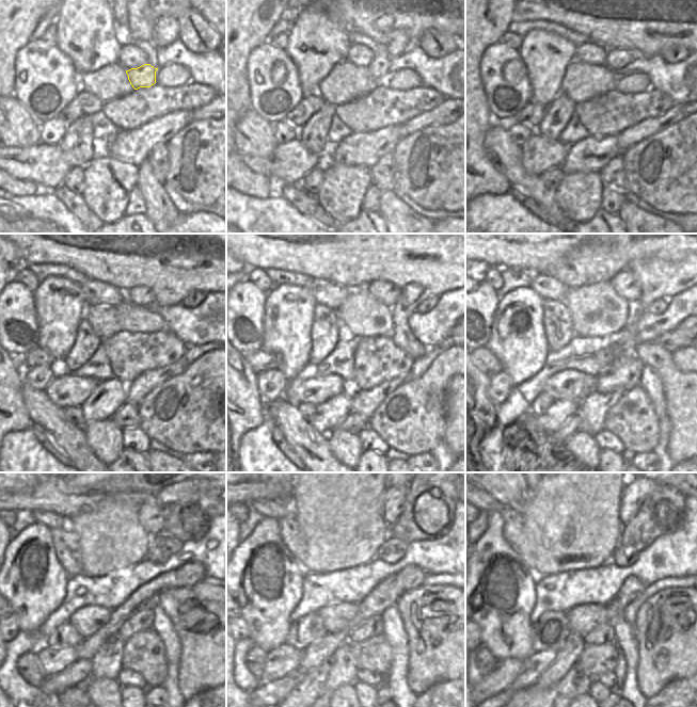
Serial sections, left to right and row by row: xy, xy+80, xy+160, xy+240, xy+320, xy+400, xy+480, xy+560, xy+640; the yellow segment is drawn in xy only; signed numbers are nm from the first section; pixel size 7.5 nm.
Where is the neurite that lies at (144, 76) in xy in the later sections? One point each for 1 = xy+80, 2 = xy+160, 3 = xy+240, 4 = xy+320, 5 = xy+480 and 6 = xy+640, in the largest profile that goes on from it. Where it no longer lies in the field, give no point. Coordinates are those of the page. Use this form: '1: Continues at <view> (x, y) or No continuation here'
1: Continues at xy+80 (378, 68)
2: Continues at xy+160 (616, 59)
3: Continues at xy+240 (142, 295)
4: Continues at xy+320 (387, 293)
5: Continues at xy+480 (151, 515)
6: Continues at xy+640 (634, 494)

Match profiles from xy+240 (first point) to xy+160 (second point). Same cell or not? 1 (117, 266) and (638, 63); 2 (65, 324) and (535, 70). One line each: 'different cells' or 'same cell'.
1: different cells
2: same cell

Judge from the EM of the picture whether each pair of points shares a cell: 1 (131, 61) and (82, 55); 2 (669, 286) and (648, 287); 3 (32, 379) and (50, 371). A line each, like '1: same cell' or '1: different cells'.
1: different cells
2: same cell
3: same cell

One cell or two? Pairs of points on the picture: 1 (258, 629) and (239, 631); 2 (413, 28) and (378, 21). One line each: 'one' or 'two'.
1: two
2: one

